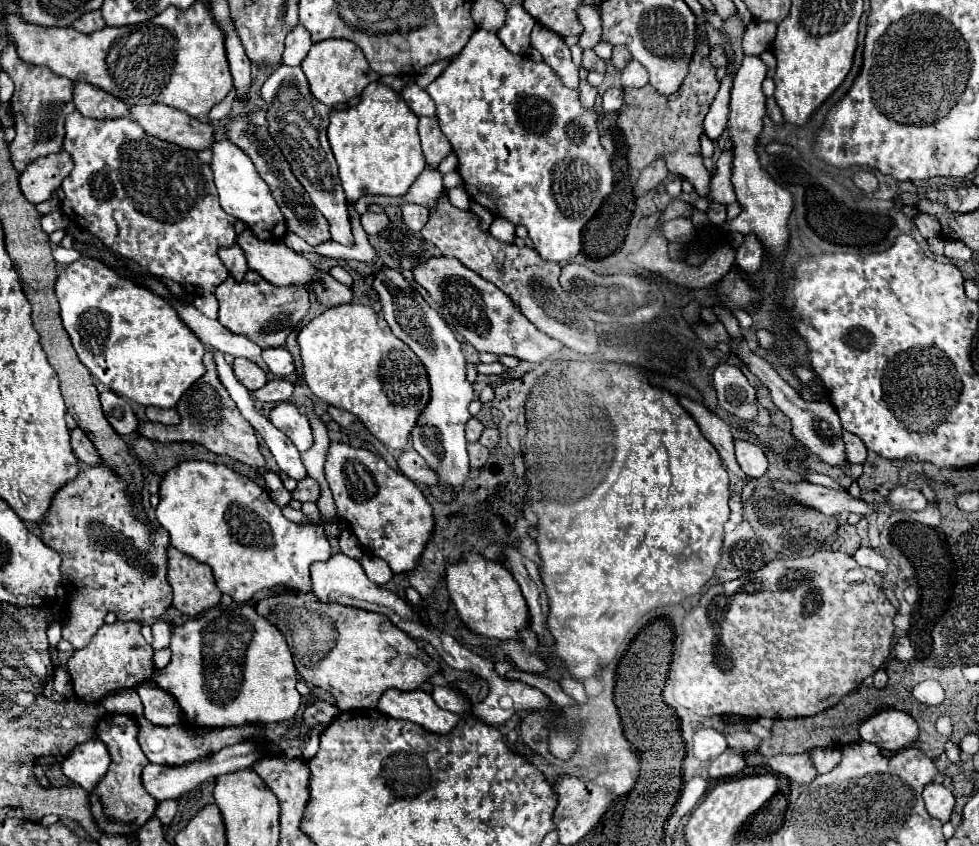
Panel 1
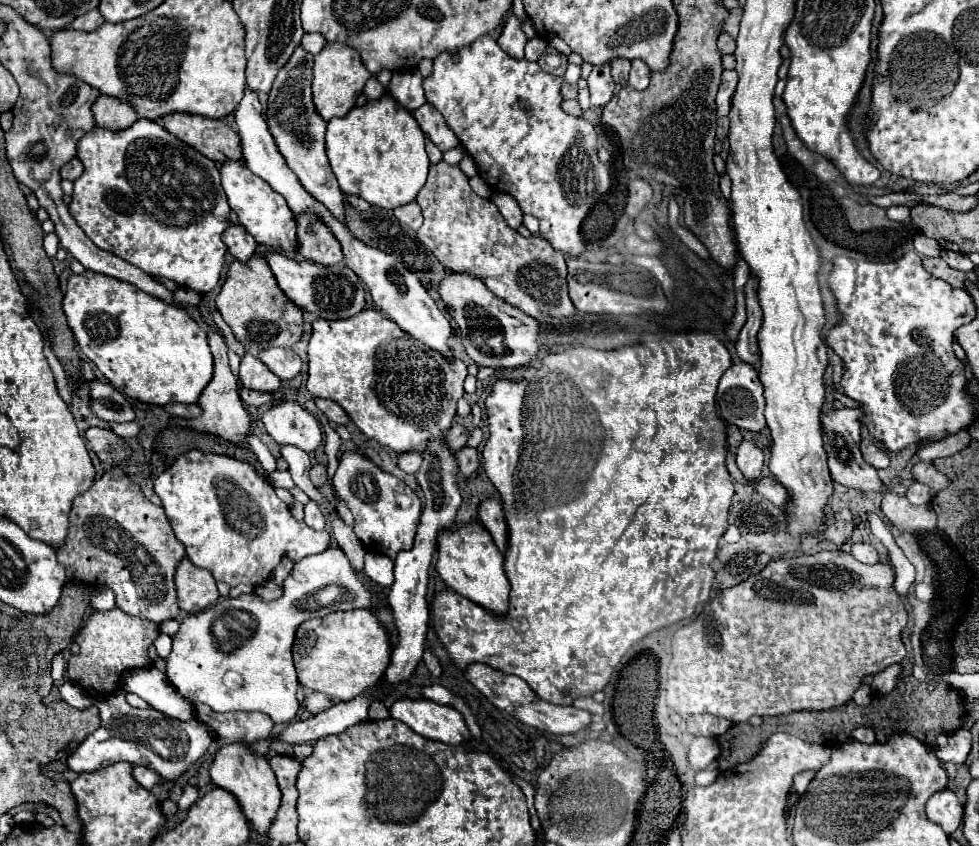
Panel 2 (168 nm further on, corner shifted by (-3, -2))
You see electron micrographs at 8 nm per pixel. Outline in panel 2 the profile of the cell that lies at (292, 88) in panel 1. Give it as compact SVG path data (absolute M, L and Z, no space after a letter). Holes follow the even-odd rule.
M300 46L294 50L290 60L284 68L278 70L278 76L272 84L270 98L268 98L268 112L266 122L270 128L270 134L274 136L274 142L284 156L288 168L298 176L304 190L314 196L320 204L328 208L328 212L340 222L346 224L346 208L344 208L344 194L340 192L338 180L330 168L328 156L326 156L326 122L318 116L314 102L312 102L312 56L306 54Z

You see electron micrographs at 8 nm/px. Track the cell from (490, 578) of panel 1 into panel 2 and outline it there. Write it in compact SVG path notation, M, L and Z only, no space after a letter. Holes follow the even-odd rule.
M480 524L440 532L436 572L452 592L474 600L476 604L482 604L484 610L496 616L504 616L504 612L508 612L510 580L504 572L504 556L502 552L498 552L496 544L490 540L490 534Z

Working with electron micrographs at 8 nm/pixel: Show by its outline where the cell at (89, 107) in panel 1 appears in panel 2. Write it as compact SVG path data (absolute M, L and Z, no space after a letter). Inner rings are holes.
M100 94L96 98L96 102L92 104L92 114L96 126L108 130L124 130L138 120L138 114L134 112L134 108L130 108L130 104L106 94Z

